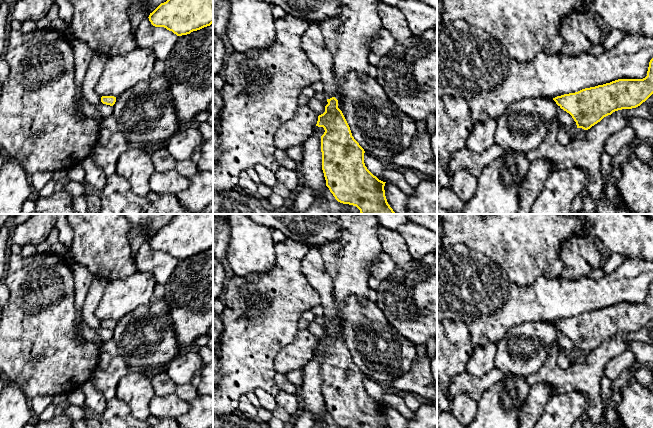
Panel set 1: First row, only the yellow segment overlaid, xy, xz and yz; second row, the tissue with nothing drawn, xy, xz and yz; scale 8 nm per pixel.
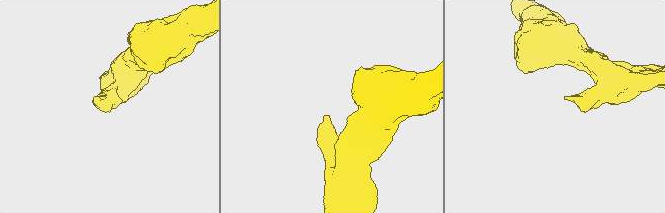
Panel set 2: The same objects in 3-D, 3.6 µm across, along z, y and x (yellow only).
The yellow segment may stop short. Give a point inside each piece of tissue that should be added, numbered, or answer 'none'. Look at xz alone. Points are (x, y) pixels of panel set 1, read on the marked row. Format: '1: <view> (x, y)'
1: xz (313, 45)

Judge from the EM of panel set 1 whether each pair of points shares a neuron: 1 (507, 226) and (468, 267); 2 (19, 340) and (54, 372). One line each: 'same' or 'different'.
1: different
2: same

